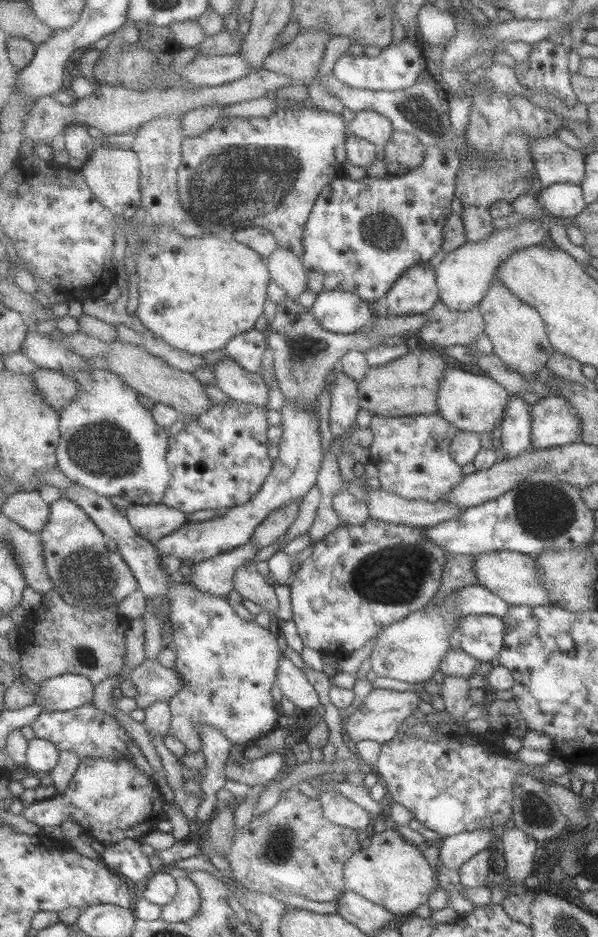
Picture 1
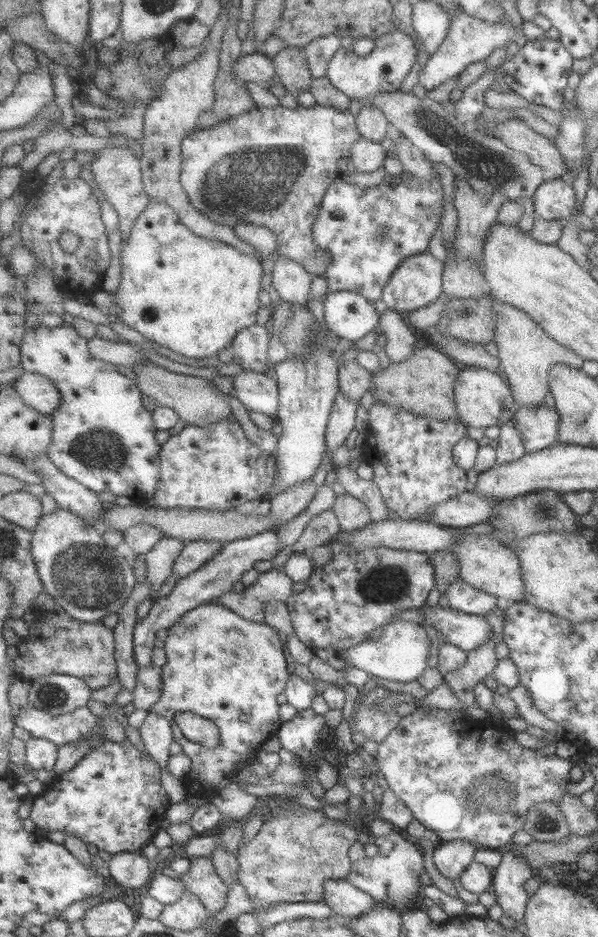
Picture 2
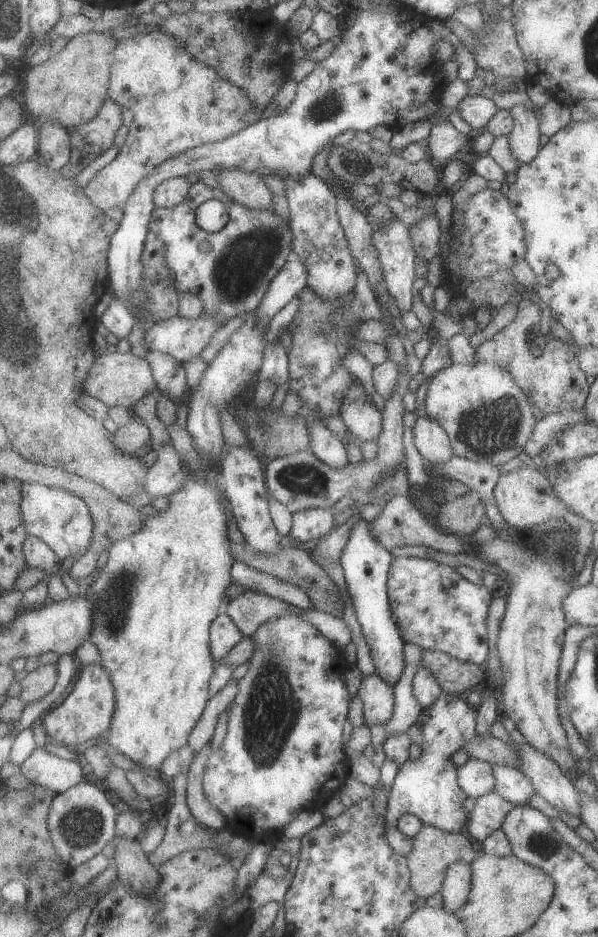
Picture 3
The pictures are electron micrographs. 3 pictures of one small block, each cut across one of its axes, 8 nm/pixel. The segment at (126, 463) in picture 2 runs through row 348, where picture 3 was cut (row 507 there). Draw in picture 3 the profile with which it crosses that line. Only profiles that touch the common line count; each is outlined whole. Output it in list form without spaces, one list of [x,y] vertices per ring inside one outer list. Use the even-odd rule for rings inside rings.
[[[22,483],[23,513],[28,534],[43,539],[58,555],[61,561],[73,558],[76,560],[85,556],[92,545],[95,521],[86,500],[64,488],[50,487],[39,483]]]

